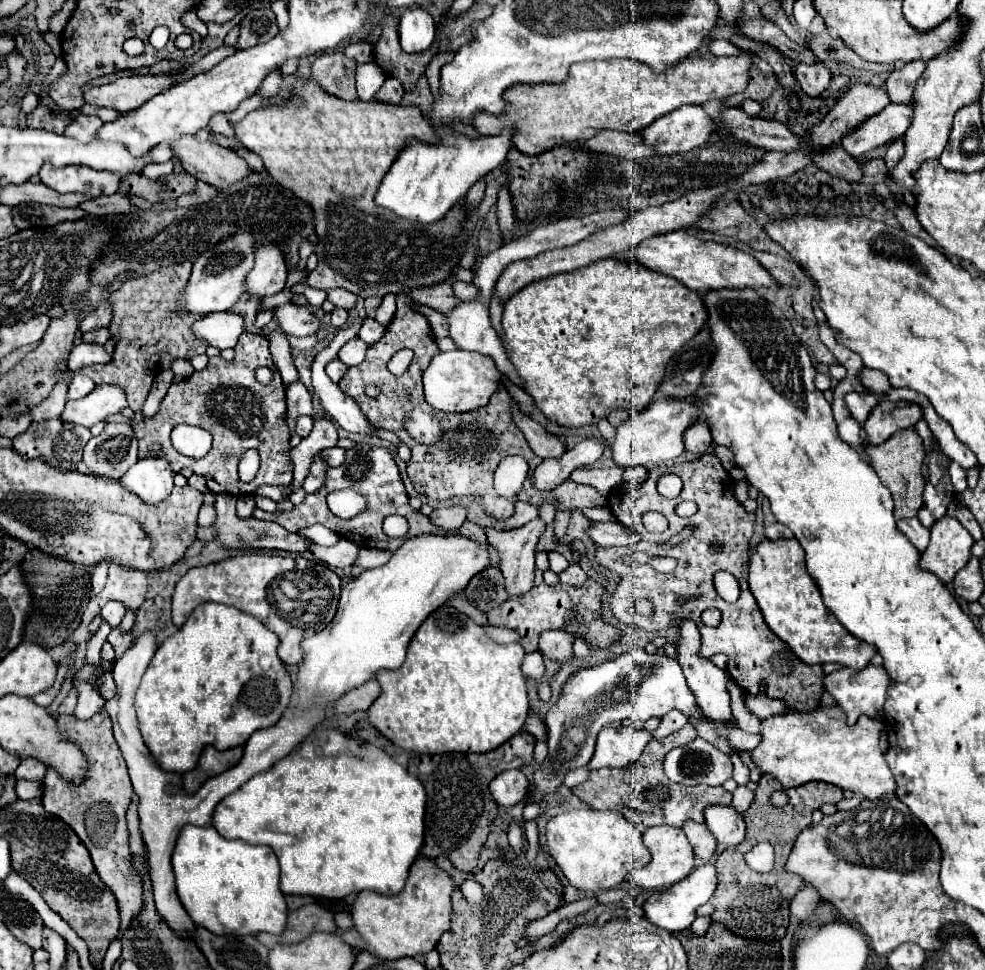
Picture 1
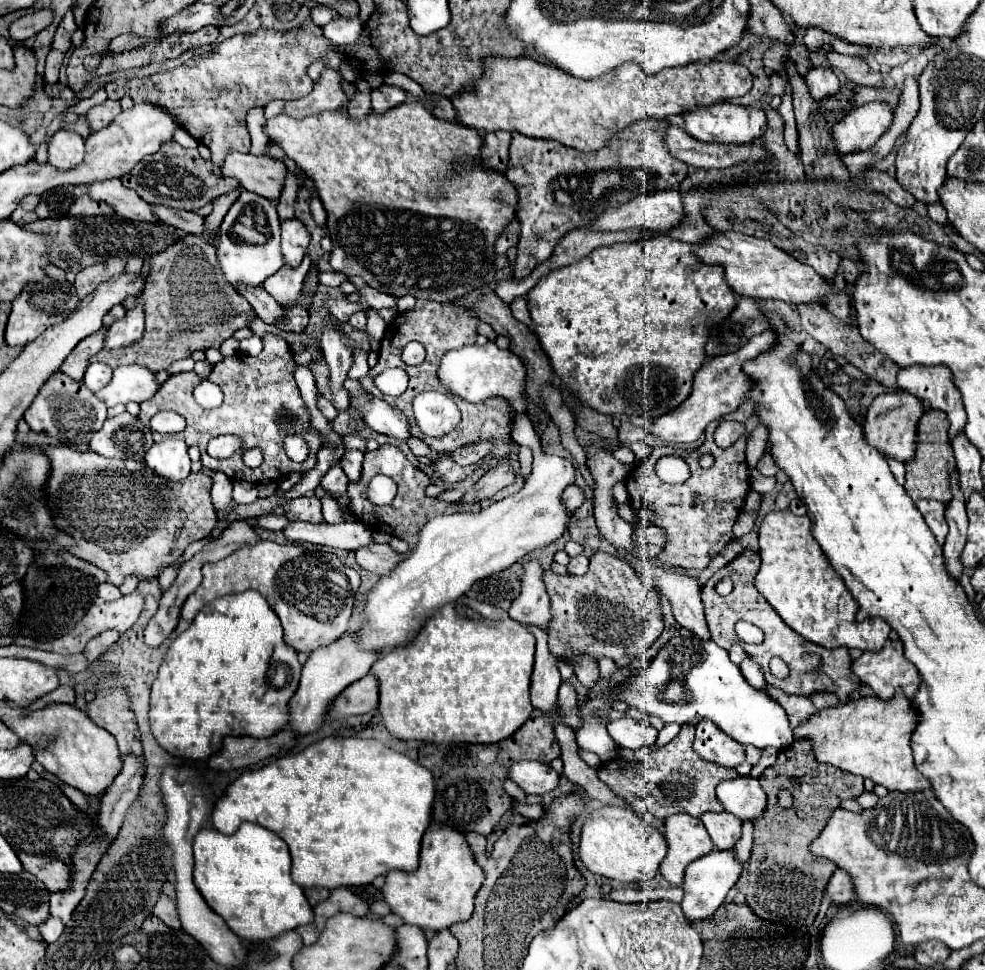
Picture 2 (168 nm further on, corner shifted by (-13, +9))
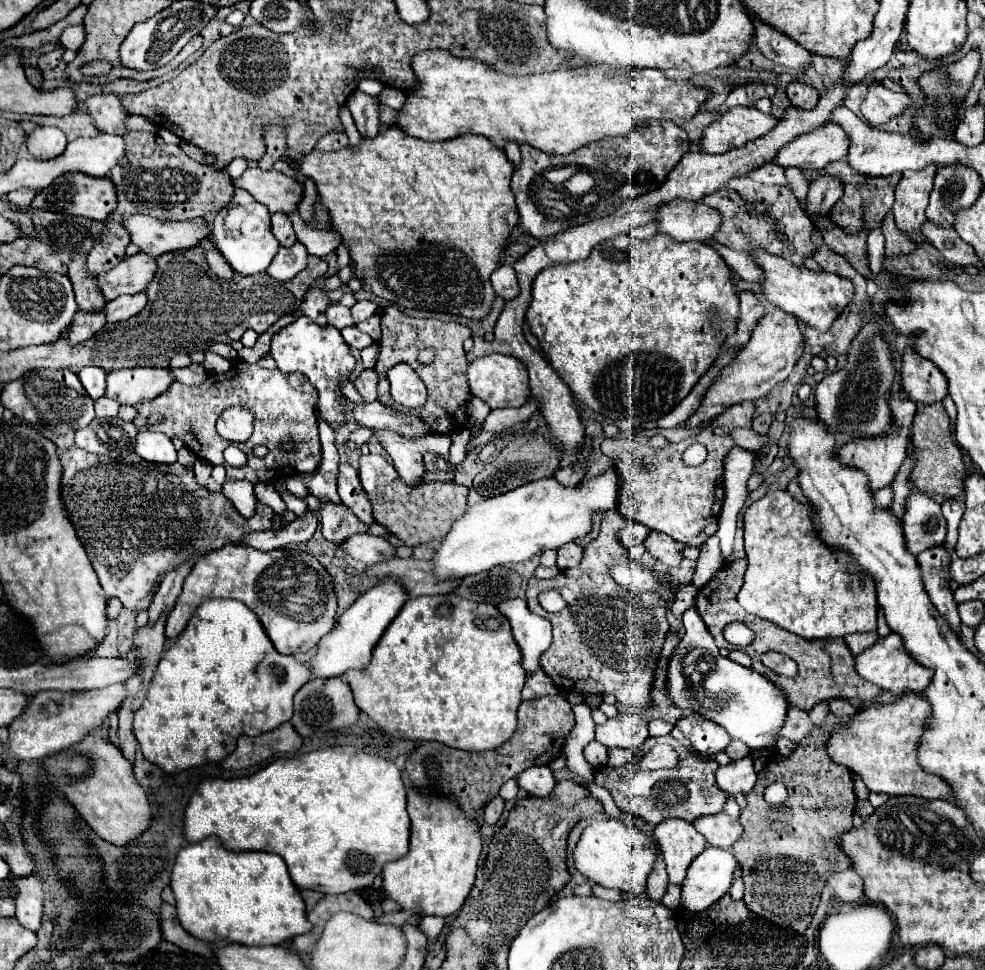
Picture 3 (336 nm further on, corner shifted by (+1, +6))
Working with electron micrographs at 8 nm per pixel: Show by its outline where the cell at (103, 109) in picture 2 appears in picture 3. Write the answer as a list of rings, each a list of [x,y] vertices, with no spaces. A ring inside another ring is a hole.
[[[116,94],[90,96],[86,100],[86,112],[94,118],[94,124],[98,126],[98,130],[108,134],[120,134],[120,136],[126,134],[124,122],[130,114],[124,112],[120,104],[120,96]]]

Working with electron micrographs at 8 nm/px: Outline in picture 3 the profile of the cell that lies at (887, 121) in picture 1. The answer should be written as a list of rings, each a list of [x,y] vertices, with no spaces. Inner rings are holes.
[[[824,124],[820,128],[814,128],[808,134],[800,134],[796,136],[792,142],[788,142],[784,148],[780,148],[780,152],[774,156],[772,162],[776,162],[782,168],[800,168],[800,170],[822,170],[826,164],[834,162],[834,160],[842,160],[848,152],[848,136],[846,132],[842,132],[840,126],[834,124]]]

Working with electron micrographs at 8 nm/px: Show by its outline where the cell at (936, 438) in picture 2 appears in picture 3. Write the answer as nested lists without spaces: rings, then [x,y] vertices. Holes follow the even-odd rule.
[[[920,404],[912,422],[912,444],[916,444],[916,466],[912,470],[912,480],[920,492],[934,492],[940,496],[962,496],[966,466],[962,452],[954,442],[950,418],[942,404]]]

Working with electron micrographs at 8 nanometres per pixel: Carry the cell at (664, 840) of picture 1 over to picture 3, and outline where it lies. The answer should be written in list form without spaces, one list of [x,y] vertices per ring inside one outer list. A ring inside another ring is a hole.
[[[668,818],[654,828],[654,836],[660,844],[666,872],[672,884],[680,884],[692,860],[704,852],[704,836],[686,820]]]

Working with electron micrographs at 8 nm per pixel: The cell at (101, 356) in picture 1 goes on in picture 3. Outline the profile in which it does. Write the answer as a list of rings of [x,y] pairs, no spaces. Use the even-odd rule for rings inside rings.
[[[144,292],[132,294],[132,296],[120,296],[112,302],[106,304],[106,318],[108,322],[122,322],[132,316],[136,316],[144,306],[146,306],[146,296]]]

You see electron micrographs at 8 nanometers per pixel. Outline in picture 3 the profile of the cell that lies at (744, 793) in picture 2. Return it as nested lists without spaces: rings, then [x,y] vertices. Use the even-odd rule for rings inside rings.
[[[748,754],[742,760],[730,762],[726,766],[718,766],[718,770],[716,770],[718,786],[728,794],[750,792],[756,784],[756,772],[752,768],[752,762],[754,762],[754,758],[752,758],[752,754]]]

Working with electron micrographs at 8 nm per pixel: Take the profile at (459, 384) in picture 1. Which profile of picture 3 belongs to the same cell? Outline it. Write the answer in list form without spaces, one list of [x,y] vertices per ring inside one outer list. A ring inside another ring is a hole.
[[[490,354],[468,364],[468,384],[472,394],[482,398],[490,408],[520,408],[530,398],[528,372],[520,360],[504,354]]]

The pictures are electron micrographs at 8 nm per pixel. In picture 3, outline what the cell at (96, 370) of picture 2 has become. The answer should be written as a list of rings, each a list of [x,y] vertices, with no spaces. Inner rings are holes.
[[[88,366],[88,368],[82,368],[78,376],[80,376],[80,382],[82,382],[82,386],[86,388],[86,392],[92,400],[98,400],[98,398],[104,396],[104,392],[106,392],[106,372],[102,368]]]

